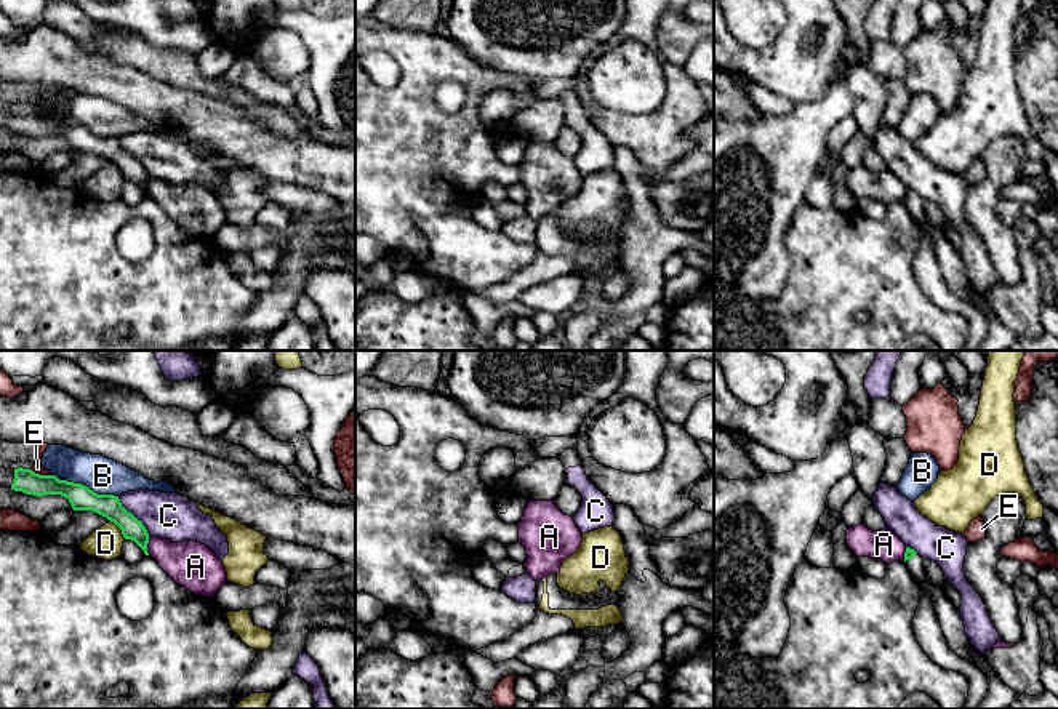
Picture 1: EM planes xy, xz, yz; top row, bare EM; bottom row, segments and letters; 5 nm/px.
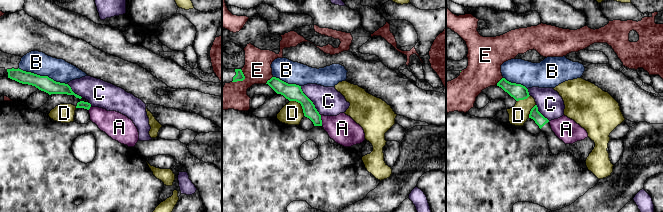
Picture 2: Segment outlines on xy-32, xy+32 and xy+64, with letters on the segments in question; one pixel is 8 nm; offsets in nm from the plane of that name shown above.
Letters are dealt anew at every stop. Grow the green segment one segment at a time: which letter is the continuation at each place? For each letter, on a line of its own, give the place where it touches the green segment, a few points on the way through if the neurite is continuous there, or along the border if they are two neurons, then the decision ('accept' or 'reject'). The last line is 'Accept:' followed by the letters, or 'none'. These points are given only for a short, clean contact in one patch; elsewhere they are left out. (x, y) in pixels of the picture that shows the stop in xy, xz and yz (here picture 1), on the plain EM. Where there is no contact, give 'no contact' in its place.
A: xy (146, 188) | along xy (149, 178), (148, 196) | reject
B: xy (88, 130) | reject
C: xy (133, 157) | reject
D: xy (120, 170) | along xy (111, 162), (125, 180) | reject
E: xy (39, 116) | along xy (29, 111), (52, 117) | reject
Accept: none

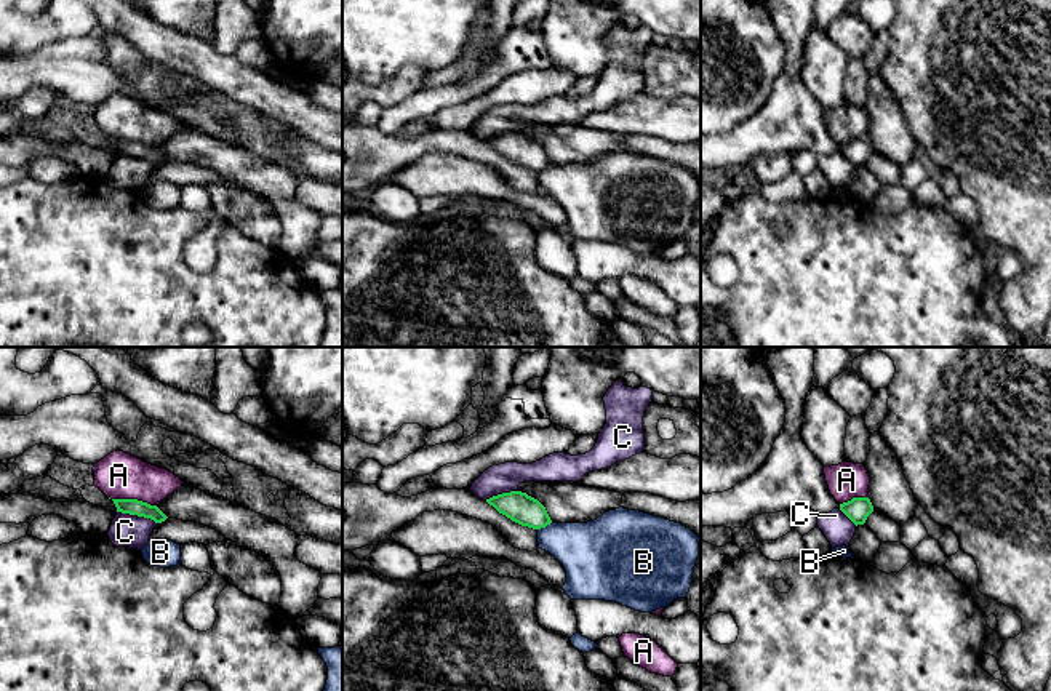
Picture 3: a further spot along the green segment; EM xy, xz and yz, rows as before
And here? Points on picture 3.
A: xy (131, 141) | reject
B: xz (544, 168) | along xz (552, 163), (538, 171) | reject
C: xy (138, 157) | along xy (117, 152), (149, 159), (157, 165) | reject
Accept: none

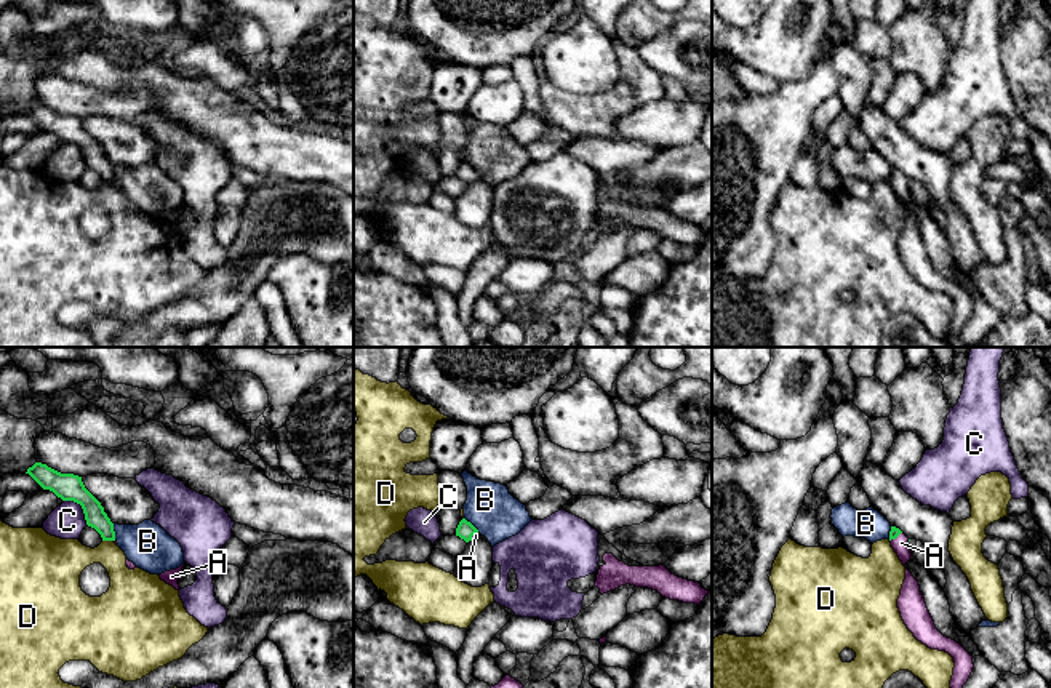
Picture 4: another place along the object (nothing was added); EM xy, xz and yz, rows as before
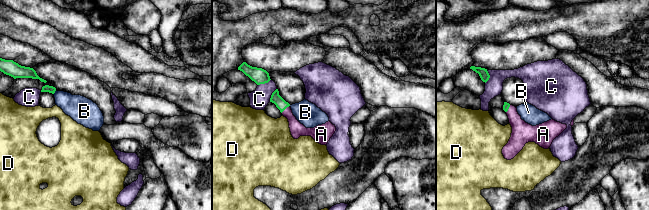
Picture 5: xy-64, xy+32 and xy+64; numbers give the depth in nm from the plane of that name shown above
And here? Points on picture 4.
A: yz (895, 180) | across yz (895, 173), (895, 180), (901, 184) | accept
B: xy (114, 173) | along xy (112, 165), (115, 181) | reject
C: xy (82, 149) | along xy (64, 141), (72, 141), (80, 148), (87, 165) | reject
D: xy (107, 181) | along xy (103, 181), (112, 183) | reject
Accept: A

